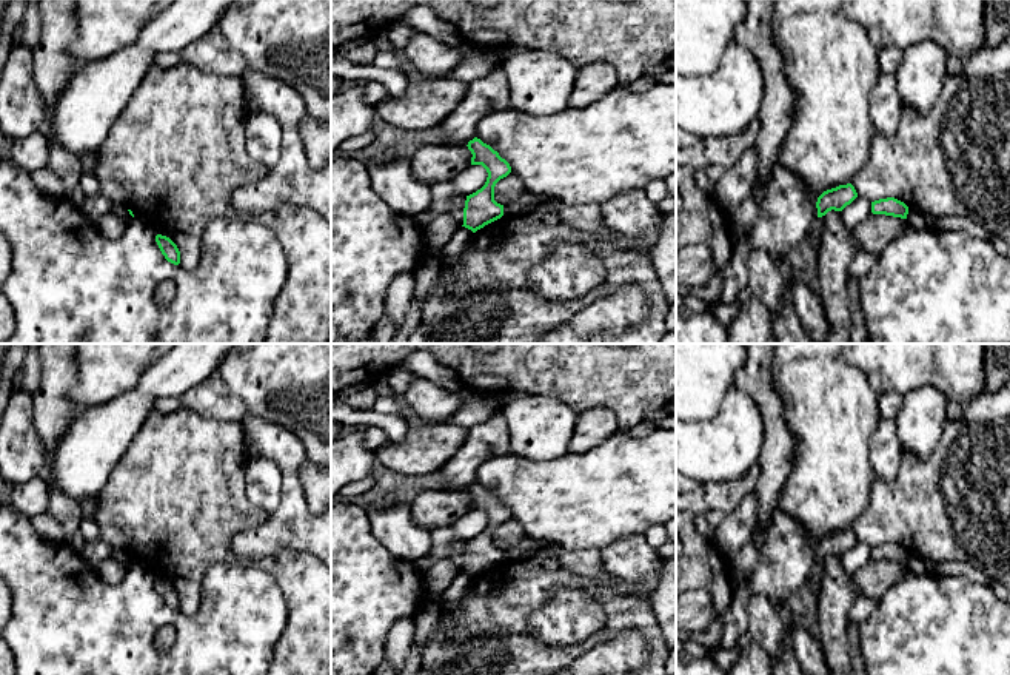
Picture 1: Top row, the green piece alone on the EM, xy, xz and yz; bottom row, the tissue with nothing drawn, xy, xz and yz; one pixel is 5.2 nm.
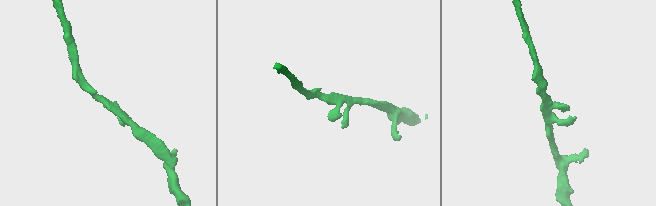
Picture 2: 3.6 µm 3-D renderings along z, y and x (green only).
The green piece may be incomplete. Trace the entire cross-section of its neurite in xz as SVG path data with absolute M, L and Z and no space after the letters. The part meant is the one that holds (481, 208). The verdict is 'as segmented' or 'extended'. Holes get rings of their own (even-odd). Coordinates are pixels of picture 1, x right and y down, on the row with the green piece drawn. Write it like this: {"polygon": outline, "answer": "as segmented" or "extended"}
{"polygon": "M477 137L470 140L467 146L473 154L471 165L482 165L488 173L485 185L467 196L465 200L462 227L476 233L503 216L503 205L494 200L494 186L511 173L511 166L497 151Z", "answer": "as segmented"}

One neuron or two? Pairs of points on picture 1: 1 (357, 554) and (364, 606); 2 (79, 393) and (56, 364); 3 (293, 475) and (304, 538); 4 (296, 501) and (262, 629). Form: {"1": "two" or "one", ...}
{"1": "one", "2": "two", "3": "one", "4": "two"}

